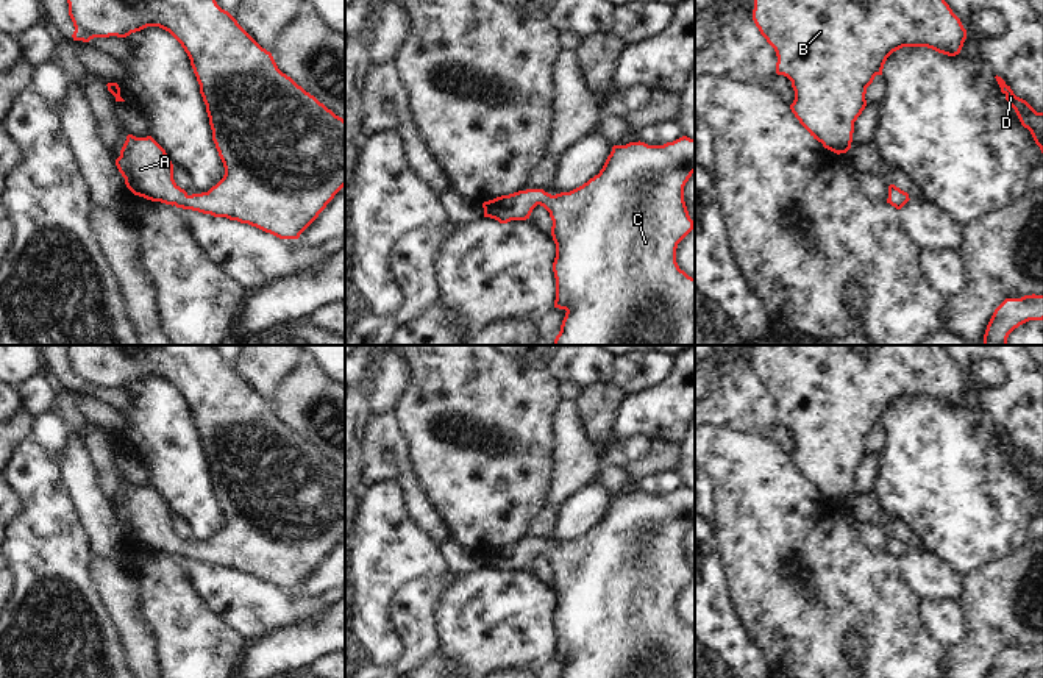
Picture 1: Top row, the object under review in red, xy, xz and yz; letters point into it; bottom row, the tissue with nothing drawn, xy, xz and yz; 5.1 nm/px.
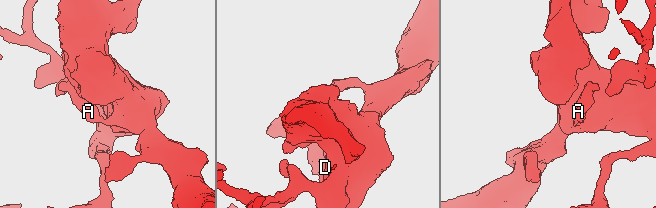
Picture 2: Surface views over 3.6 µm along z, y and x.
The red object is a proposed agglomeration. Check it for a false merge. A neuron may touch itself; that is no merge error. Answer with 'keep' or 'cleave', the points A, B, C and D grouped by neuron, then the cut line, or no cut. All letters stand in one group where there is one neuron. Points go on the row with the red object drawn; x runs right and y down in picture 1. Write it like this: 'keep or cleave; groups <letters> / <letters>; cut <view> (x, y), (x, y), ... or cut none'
keep; groups A B C D; cut none

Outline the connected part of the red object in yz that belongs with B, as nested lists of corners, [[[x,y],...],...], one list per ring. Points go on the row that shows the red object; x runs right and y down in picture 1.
[[[754,0],[753,20],[776,52],[776,73],[792,81],[792,112],[813,139],[837,155],[851,148],[854,122],[867,106],[867,87],[882,75],[893,52],[927,47],[956,56],[966,39],[966,30],[945,0]]]

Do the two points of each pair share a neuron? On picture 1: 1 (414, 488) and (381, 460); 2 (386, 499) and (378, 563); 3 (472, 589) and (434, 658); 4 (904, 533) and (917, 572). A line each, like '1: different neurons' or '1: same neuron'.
1: same neuron
2: same neuron
3: different neurons
4: different neurons

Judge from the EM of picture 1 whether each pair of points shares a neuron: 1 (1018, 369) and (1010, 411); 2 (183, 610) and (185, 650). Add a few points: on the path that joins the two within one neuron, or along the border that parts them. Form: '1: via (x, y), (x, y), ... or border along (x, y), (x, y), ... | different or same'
1: via (1018, 380), (1018, 400) | same
2: via (183, 619), (185, 641) | same

